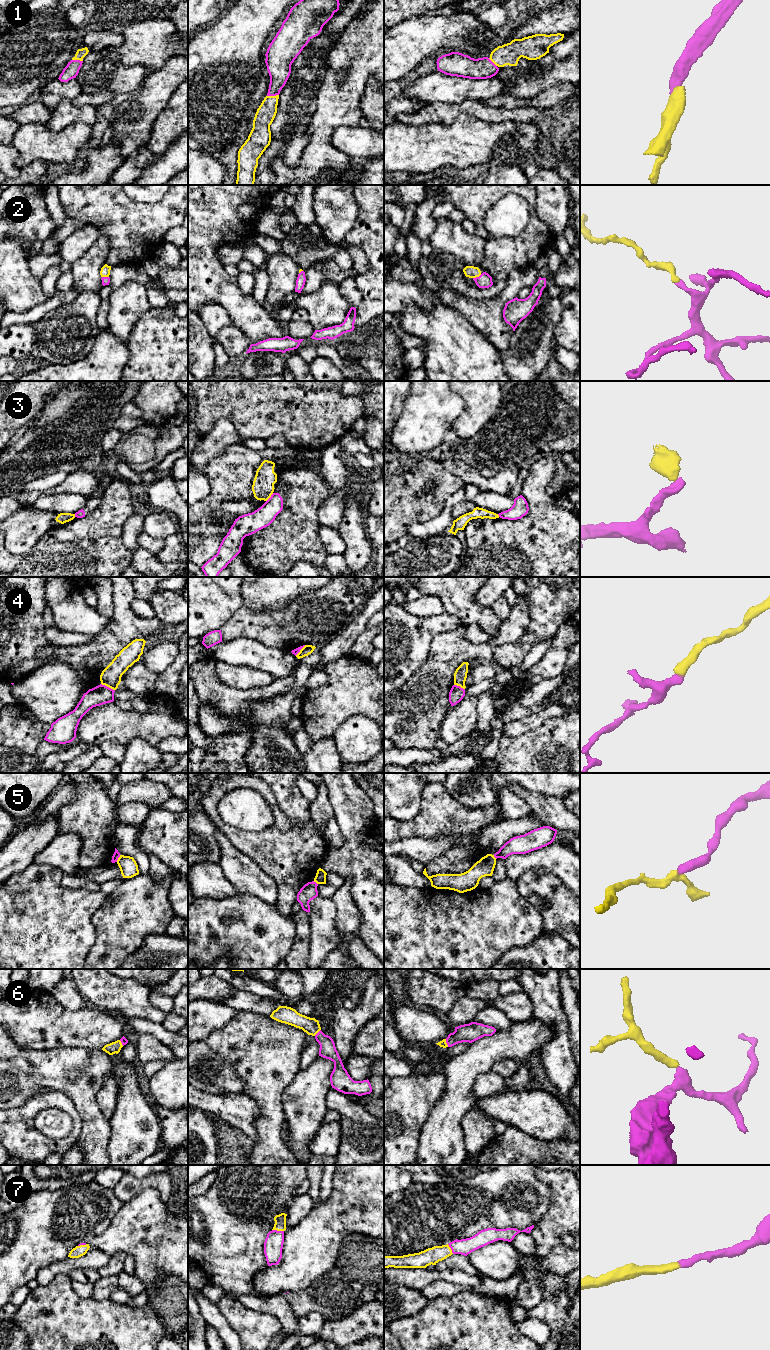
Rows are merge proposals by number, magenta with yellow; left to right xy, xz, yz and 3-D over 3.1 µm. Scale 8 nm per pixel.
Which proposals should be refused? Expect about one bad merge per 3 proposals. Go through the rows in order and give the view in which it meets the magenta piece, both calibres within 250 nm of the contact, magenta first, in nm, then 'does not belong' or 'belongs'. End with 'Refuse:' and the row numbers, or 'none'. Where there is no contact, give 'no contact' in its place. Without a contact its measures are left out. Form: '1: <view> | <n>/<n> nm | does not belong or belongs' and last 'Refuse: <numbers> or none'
1: xz | 190/150 nm | belongs
2: yz | 110/100 nm | belongs
3: xz | 160/180 nm | does not belong
4: xy | 160/160 nm | belongs
5: xy | 60/140 nm | does not belong
6: yz | 150/50 nm | belongs
7: xz | 160/100 nm | belongs
Refuse: 3, 5

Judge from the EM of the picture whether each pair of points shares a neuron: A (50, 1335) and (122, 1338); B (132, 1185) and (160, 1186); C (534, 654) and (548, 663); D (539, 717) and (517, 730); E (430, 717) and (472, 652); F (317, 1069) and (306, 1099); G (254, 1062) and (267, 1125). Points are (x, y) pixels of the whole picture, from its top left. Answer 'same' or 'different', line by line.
A: same
B: same
C: different
D: same
E: same
F: same
G: same

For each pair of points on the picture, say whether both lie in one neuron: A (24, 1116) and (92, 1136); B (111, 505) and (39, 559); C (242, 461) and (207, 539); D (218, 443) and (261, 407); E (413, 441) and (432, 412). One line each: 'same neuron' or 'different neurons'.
A: different neurons
B: same neuron
C: same neuron
D: different neurons
E: same neuron

